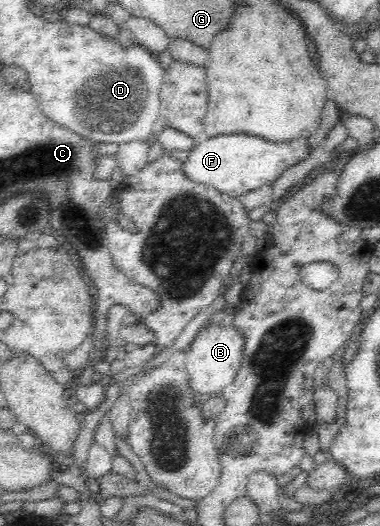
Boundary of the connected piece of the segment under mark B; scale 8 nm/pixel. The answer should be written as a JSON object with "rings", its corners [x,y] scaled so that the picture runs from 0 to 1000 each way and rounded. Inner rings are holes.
{"rings":[[[547,612],[492,663],[487,709],[497,717],[497,736],[508,751],[526,749],[566,757],[613,726],[639,677],[642,641],[613,620],[566,620]]]}

